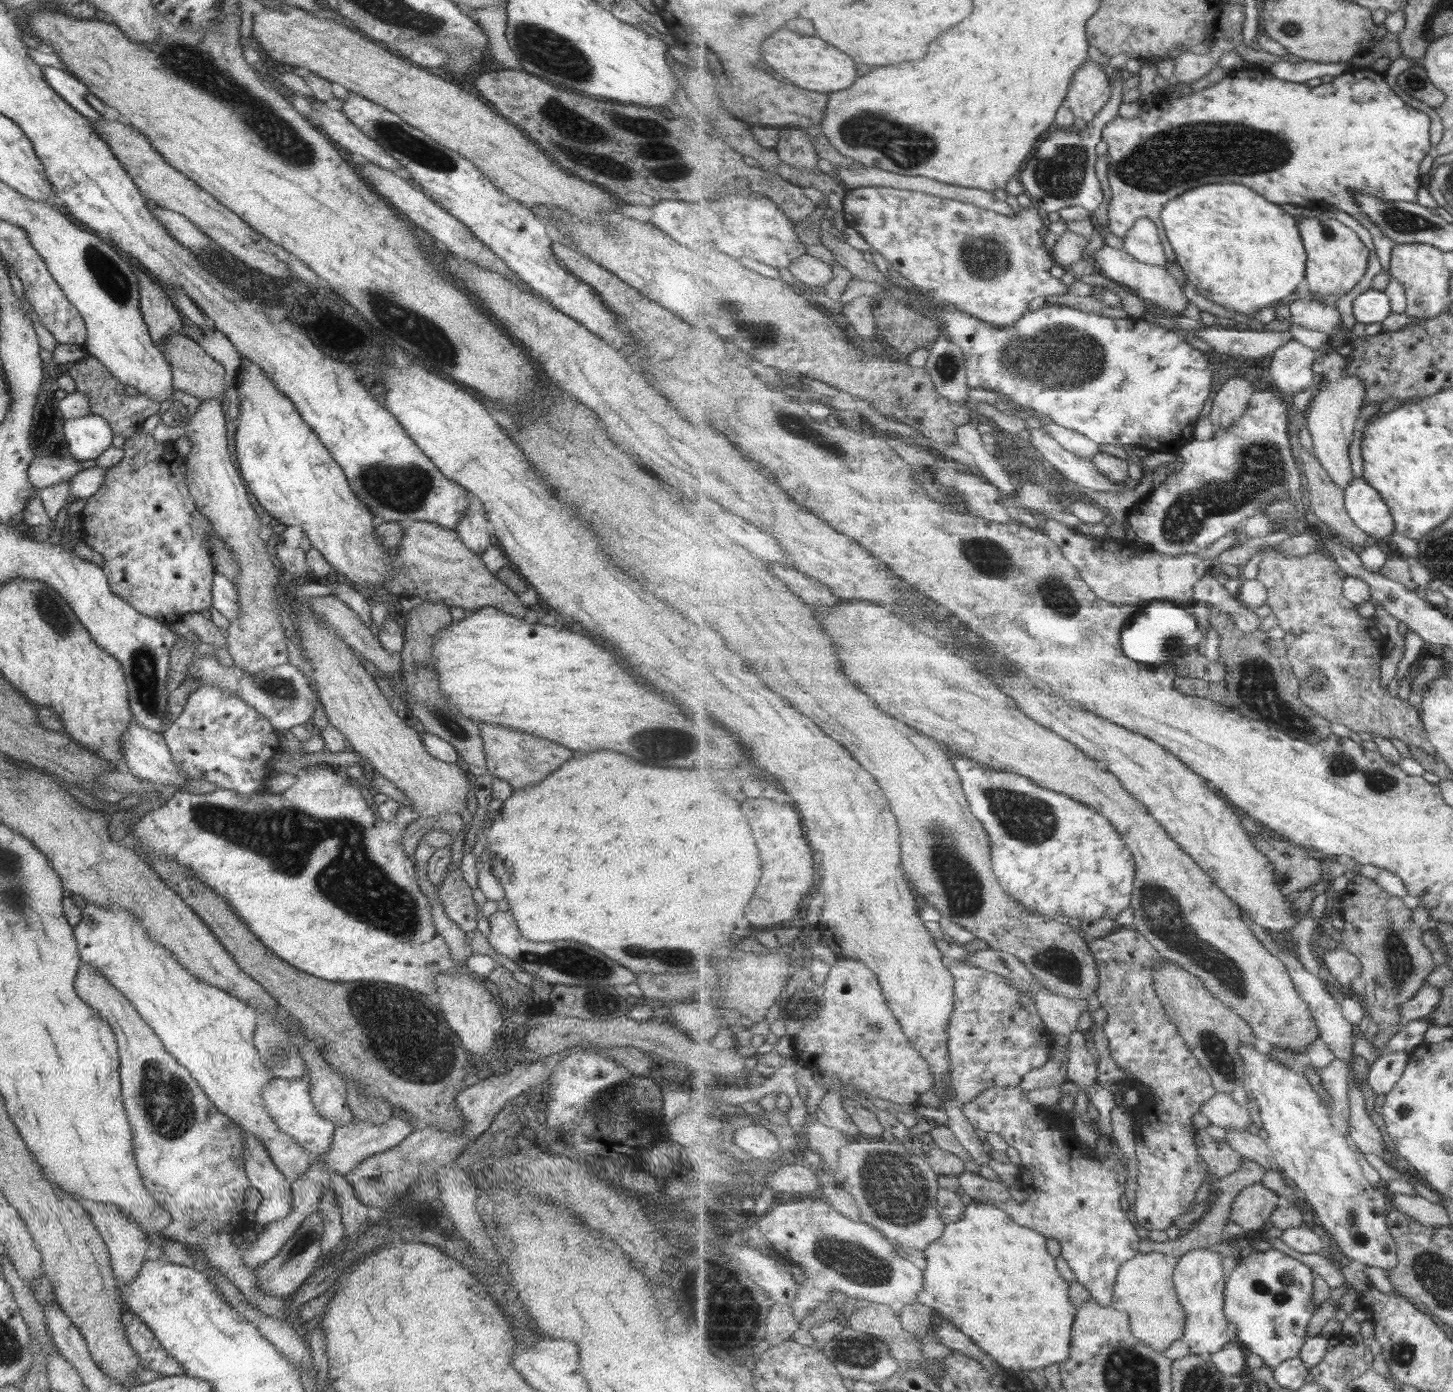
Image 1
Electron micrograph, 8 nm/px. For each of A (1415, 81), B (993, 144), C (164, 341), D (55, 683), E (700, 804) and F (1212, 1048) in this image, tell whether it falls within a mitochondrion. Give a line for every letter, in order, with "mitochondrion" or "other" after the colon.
A: mitochondrion
B: other
C: other
D: other
E: other
F: mitochondrion

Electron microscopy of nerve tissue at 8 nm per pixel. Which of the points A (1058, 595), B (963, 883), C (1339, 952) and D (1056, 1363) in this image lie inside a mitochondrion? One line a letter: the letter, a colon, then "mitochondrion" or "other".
A: mitochondrion
B: mitochondrion
C: other
D: other

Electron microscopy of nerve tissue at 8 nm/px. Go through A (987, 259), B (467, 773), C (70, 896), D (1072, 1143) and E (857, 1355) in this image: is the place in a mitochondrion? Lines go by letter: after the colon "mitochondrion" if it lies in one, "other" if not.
A: mitochondrion
B: other
C: other
D: other
E: mitochondrion

